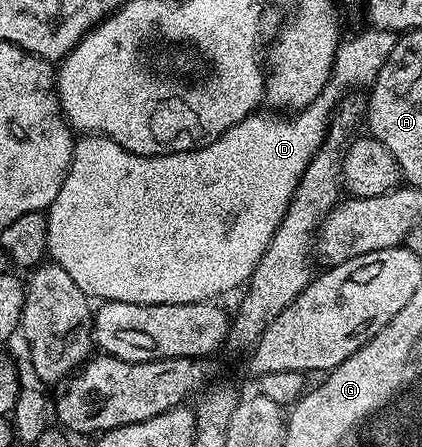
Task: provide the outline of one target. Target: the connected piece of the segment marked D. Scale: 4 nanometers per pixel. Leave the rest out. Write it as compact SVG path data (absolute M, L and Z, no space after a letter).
M367 27L367 32L354 36L351 40L343 39L339 43L332 70L328 82L324 82L324 90L316 94L316 98L307 108L295 111L293 114L270 114L274 116L258 116L251 114L234 124L223 136L216 138L203 148L197 148L191 152L177 152L167 156L137 156L124 146L120 146L114 140L101 134L86 134L75 143L72 162L68 174L64 178L64 186L60 186L60 194L50 203L45 213L47 220L47 246L48 256L53 263L58 264L80 286L80 290L91 298L101 298L103 301L115 300L116 302L132 302L133 304L195 304L201 300L210 302L221 292L230 292L233 288L241 289L250 279L250 275L256 270L264 250L272 242L280 226L284 214L288 210L290 200L294 197L298 183L304 170L312 162L312 158L320 151L322 144L326 141L326 134L330 130L332 117L336 109L342 103L349 88L362 88L374 83L376 74L380 74L380 66L388 62L388 54L392 54L392 46L396 46L398 36L389 32L387 28Z

